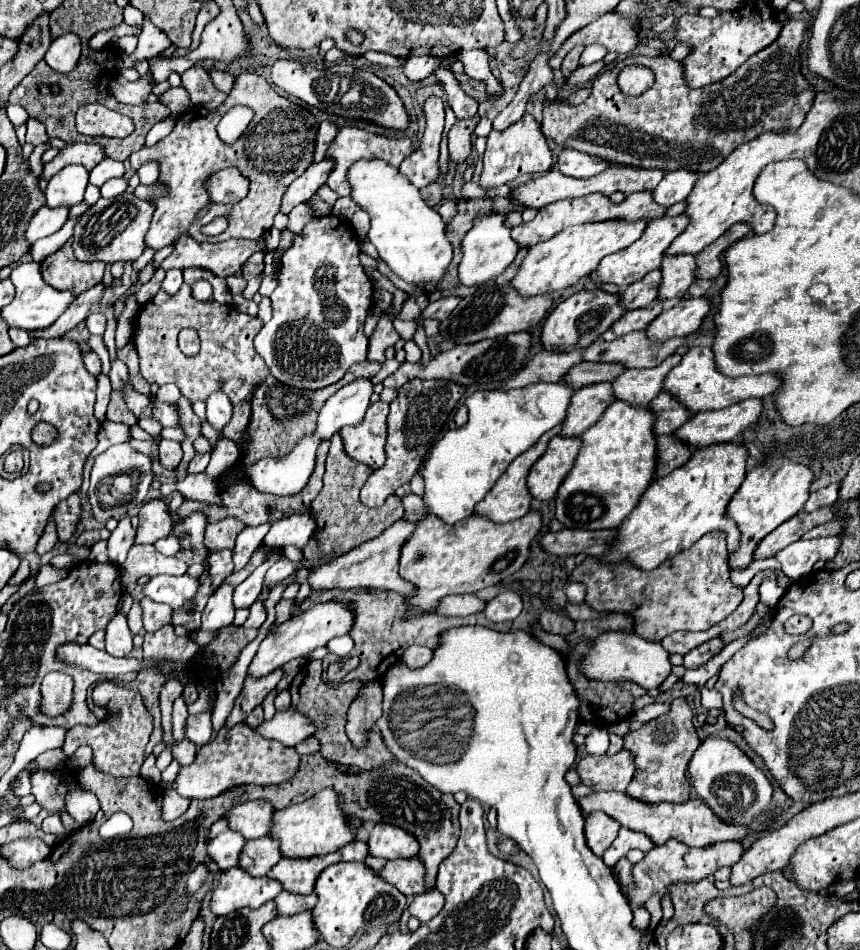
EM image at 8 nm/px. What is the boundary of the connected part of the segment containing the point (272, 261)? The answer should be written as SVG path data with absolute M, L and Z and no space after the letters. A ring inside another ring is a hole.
M269 252L264 257L264 273L271 275L278 270L279 254L277 252Z

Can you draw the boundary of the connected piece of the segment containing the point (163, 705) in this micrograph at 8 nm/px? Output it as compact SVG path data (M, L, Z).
M177 680L167 681L159 695L159 703L162 715L162 727L164 730L164 745L166 747L170 746L173 737L172 737L172 706L174 700L182 695L183 686Z

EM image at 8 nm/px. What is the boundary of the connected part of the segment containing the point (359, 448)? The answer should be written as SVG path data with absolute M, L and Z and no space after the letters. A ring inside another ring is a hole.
M386 402L370 404L362 424L340 430L340 436L344 442L344 452L352 460L358 460L358 462L370 466L372 470L378 470L386 458L384 444L386 444L388 412L390 412L390 406Z

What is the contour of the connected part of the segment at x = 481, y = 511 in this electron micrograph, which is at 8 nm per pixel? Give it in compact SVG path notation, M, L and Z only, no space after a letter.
M562 426L552 428L552 432L544 434L528 452L520 454L520 456L506 468L504 476L500 476L500 480L494 484L492 492L488 492L488 496L486 496L480 504L476 504L476 512L474 512L474 514L482 516L482 518L488 518L488 520L492 520L492 522L510 522L510 520L522 518L522 516L530 510L530 500L532 500L530 494L528 494L528 488L526 488L526 476L528 476L532 464L544 454L548 440L550 440L552 436L556 436L556 434L560 432L560 428L562 428Z

